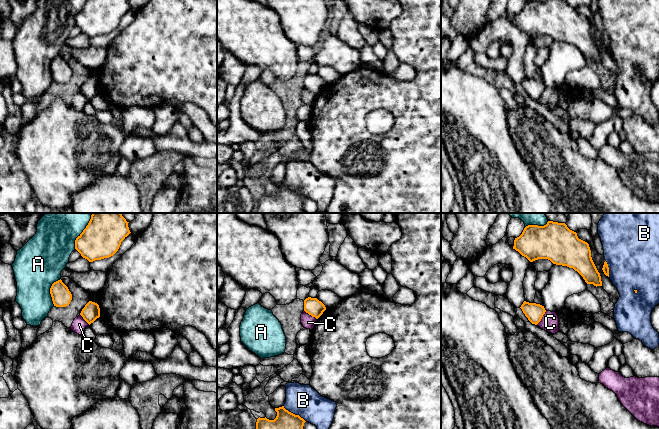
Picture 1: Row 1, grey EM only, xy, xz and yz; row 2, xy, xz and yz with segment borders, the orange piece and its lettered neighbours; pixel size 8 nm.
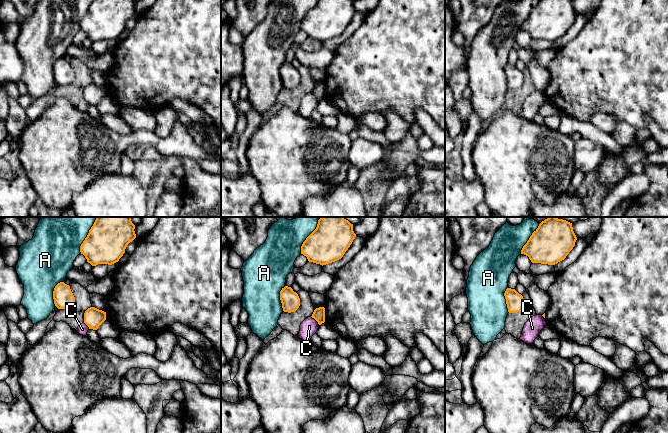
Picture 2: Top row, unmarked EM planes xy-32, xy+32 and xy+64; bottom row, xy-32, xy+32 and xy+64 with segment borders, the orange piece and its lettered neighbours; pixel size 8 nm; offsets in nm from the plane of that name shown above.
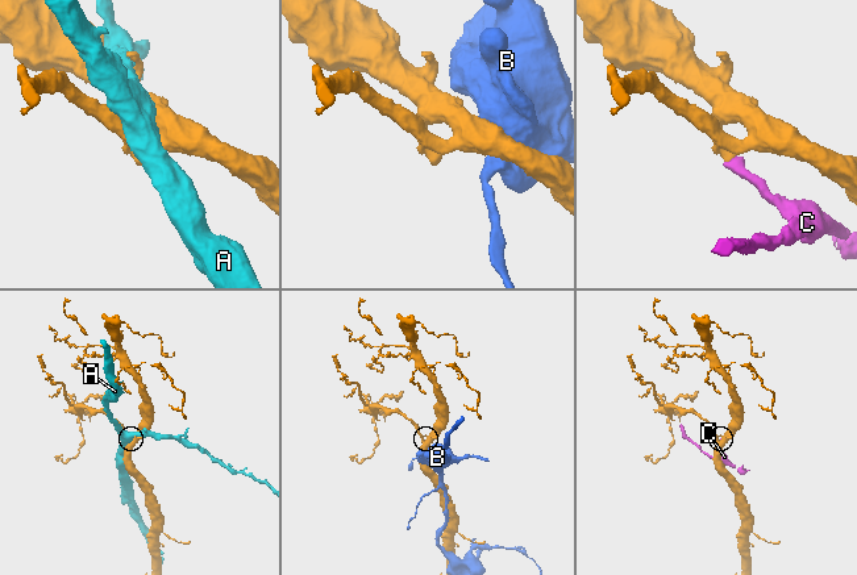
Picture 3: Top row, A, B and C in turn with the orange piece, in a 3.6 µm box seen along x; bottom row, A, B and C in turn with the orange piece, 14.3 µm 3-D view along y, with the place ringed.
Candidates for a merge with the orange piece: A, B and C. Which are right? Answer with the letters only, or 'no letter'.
no letter

